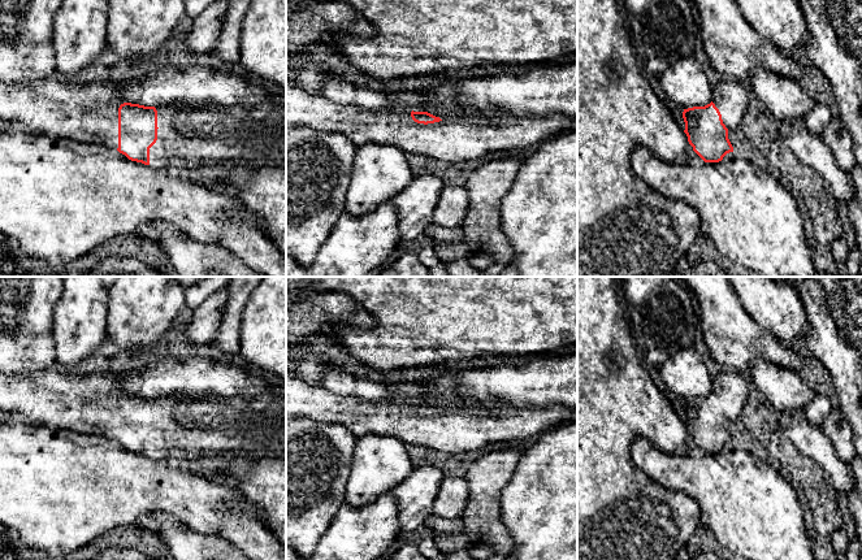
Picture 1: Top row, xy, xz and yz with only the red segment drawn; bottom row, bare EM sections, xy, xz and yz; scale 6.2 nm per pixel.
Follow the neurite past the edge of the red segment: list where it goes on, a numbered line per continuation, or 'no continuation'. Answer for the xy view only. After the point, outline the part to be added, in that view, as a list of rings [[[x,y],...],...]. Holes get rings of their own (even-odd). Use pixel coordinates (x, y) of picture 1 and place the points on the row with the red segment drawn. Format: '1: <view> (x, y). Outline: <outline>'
1: xy (87, 112). Outline: [[[51,77],[12,83],[0,81],[0,121],[9,123],[13,130],[68,138],[116,151],[121,104],[113,81],[72,83]]]
2: xy (189, 135). Outline: [[[267,103],[265,105],[257,107],[243,107],[234,105],[222,108],[213,104],[170,104],[170,105],[156,105],[157,110],[157,140],[150,148],[150,168],[166,169],[169,165],[177,168],[198,168],[203,165],[224,165],[226,168],[233,165],[244,165],[248,168],[259,168],[265,165],[280,165],[286,166],[286,107]]]

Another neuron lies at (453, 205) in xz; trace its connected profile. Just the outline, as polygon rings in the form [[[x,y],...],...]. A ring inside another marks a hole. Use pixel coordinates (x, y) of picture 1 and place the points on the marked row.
[[[446,183],[433,213],[433,222],[441,227],[460,226],[468,212],[468,194],[463,185]]]

